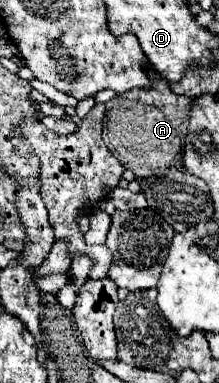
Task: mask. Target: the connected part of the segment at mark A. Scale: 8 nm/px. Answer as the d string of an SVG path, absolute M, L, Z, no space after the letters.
M151 78L147 88L135 88L109 100L105 110L103 142L137 178L163 174L167 168L183 168L183 142L189 124L189 96L177 96L161 78Z

